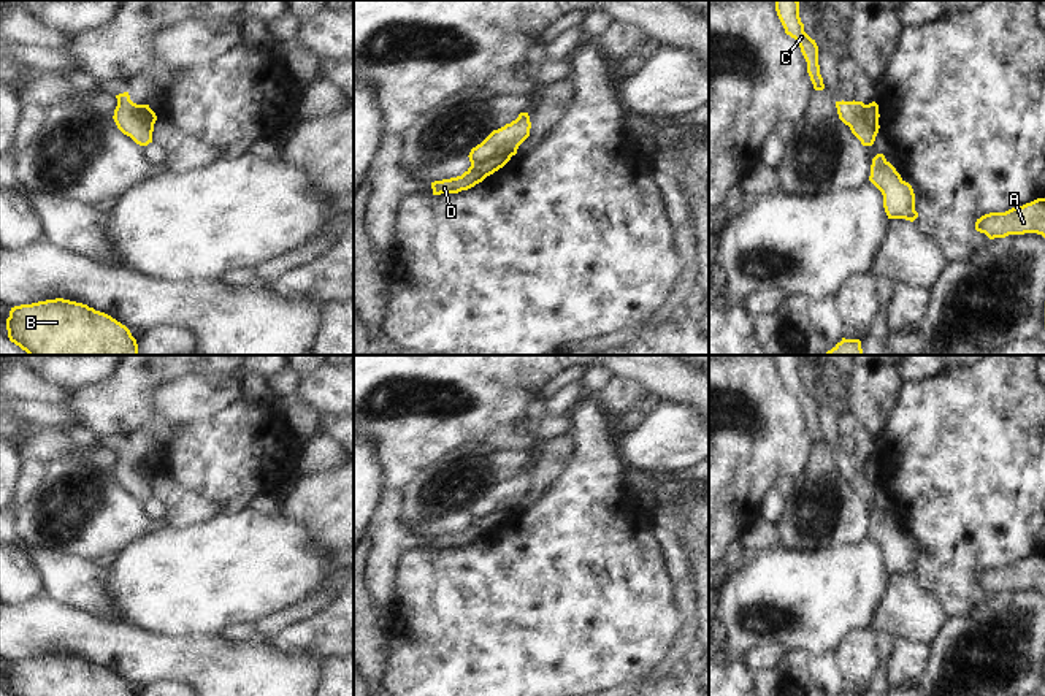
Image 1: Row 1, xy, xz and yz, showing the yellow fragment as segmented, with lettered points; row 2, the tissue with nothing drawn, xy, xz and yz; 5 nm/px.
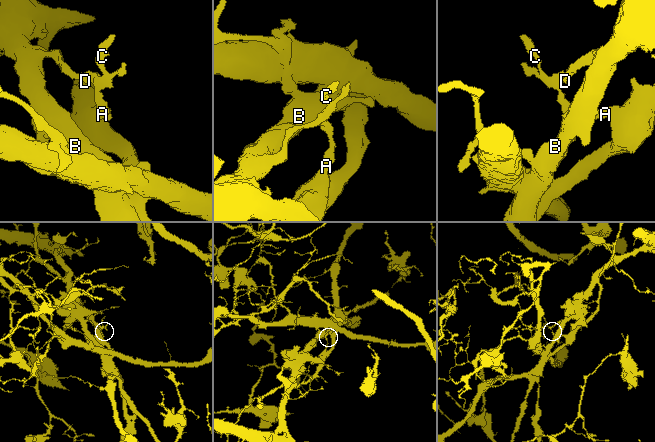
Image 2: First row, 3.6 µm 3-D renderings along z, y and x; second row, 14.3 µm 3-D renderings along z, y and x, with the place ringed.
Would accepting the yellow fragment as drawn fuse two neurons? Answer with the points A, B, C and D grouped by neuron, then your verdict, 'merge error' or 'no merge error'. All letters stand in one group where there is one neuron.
groups A C / B D; merge error

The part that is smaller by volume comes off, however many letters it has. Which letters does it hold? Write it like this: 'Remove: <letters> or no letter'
Remove: A, C

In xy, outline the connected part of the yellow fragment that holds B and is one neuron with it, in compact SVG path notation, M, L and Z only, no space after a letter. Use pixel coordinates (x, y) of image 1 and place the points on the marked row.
M63 298L11 308L6 330L10 341L29 355L138 355L125 325Z

